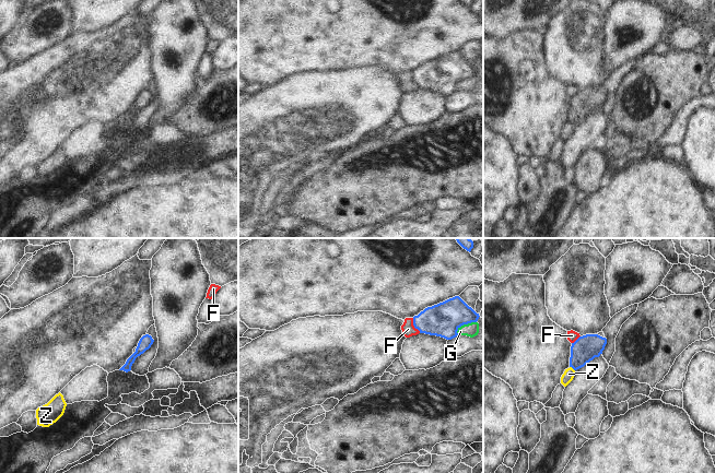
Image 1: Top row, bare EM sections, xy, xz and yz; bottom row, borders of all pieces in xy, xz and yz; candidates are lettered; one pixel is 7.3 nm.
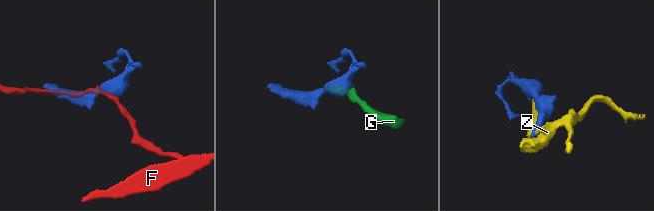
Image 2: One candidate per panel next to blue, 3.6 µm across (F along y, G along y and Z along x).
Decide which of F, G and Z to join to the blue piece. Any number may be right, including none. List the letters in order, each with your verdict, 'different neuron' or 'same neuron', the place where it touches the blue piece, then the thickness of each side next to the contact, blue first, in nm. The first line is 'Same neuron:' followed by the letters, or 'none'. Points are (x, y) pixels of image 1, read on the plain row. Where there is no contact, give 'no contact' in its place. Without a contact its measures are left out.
Same neuron: none
F: different neuron | xz (413, 80) | 240/100 nm
G: different neuron | xz (464, 79) | 240/100 nm
Z: different neuron | yz (572, 122) | 190/80 nm

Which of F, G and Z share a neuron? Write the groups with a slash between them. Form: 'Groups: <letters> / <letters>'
Groups: F / G Z

